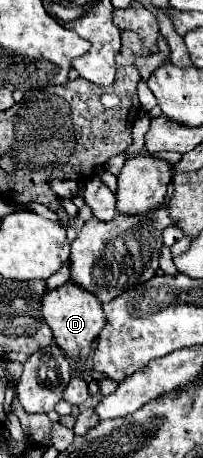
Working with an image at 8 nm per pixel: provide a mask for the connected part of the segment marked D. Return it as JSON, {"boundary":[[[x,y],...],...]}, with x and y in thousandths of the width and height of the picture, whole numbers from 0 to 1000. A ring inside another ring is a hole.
{"boundary":[[[330,614],[291,631],[232,631],[212,644],[212,692],[232,710],[261,718],[271,749],[360,784],[389,788],[389,810],[429,806],[429,784],[458,745],[517,714],[517,688],[498,675],[498,657],[429,640],[429,631],[389,631],[360,614]]]}

